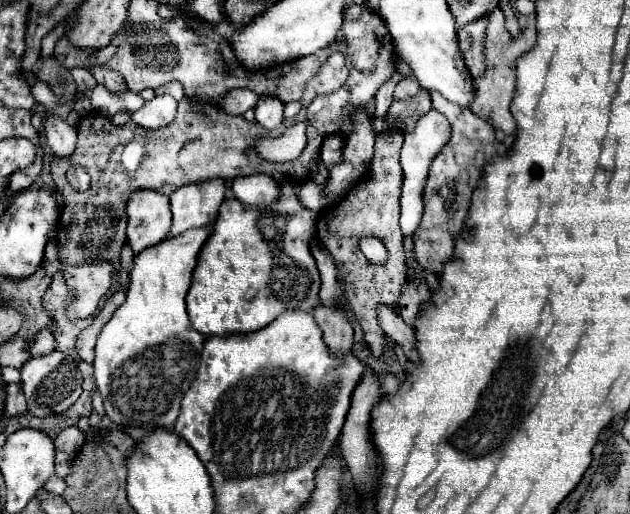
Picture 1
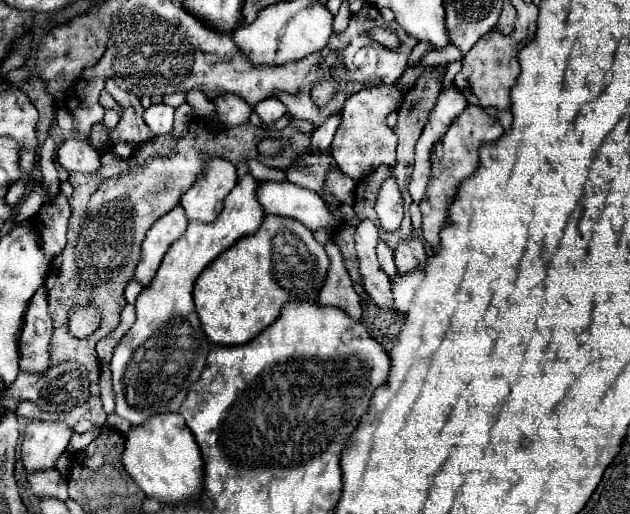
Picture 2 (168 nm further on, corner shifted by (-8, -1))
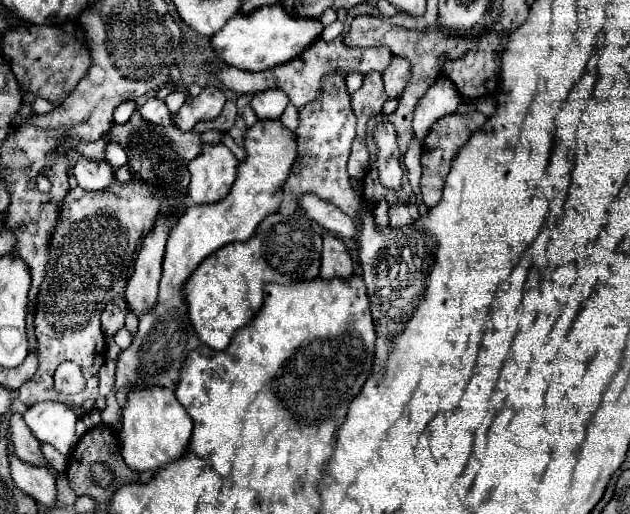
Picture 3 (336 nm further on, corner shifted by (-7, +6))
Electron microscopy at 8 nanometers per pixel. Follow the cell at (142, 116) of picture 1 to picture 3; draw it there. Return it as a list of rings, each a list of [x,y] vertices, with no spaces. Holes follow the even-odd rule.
[[[155,97],[147,99],[147,101],[141,105],[139,111],[141,111],[141,115],[143,115],[147,121],[151,121],[151,123],[155,123],[155,125],[169,127],[169,125],[173,123],[173,121],[171,121],[171,113],[169,113],[165,101],[161,101],[161,99],[155,99]]]

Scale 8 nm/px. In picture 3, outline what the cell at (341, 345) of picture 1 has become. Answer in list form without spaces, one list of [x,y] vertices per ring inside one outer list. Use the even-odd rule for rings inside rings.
[[[331,233],[323,235],[323,253],[321,253],[321,279],[343,279],[349,281],[353,277],[353,261],[345,243]]]

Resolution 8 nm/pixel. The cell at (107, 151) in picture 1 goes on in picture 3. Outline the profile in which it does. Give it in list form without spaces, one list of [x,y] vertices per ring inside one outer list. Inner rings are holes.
[[[113,179],[111,187],[105,191],[85,191],[81,187],[75,187],[67,193],[63,207],[59,211],[59,223],[51,237],[51,259],[49,259],[49,271],[45,273],[45,279],[41,283],[39,295],[37,295],[37,311],[35,311],[35,337],[39,343],[39,369],[37,373],[19,389],[19,399],[31,407],[41,401],[57,401],[57,393],[53,393],[53,371],[63,361],[73,361],[81,365],[83,375],[87,379],[87,387],[83,393],[73,397],[61,397],[63,403],[73,405],[73,411],[81,417],[95,409],[97,401],[97,373],[99,367],[105,363],[105,337],[101,331],[101,313],[109,301],[113,301],[119,295],[125,295],[125,285],[133,273],[133,261],[137,259],[139,245],[143,237],[153,229],[157,215],[161,213],[163,203],[169,199],[165,193],[167,185],[159,179],[155,181],[143,181],[143,179],[131,179],[127,183],[121,183],[119,179]]]

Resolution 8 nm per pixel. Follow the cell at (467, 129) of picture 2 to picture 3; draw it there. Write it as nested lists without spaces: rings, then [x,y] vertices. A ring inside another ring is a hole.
[[[473,111],[473,113],[451,113],[451,115],[445,115],[441,117],[433,129],[429,131],[429,135],[425,137],[423,141],[423,155],[421,155],[421,165],[423,165],[423,175],[421,175],[421,197],[423,197],[423,203],[431,209],[439,203],[441,199],[441,191],[443,191],[443,185],[445,185],[445,177],[451,169],[451,163],[453,159],[457,157],[461,145],[467,143],[467,139],[471,137],[471,133],[475,129],[481,129],[483,125],[487,123],[487,117],[479,111]]]

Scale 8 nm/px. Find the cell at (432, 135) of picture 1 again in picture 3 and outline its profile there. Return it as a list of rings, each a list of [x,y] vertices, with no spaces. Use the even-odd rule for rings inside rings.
[[[439,75],[437,81],[429,87],[429,91],[421,97],[421,101],[417,103],[415,109],[415,119],[413,119],[413,131],[415,137],[419,141],[425,139],[425,135],[429,133],[431,125],[441,119],[447,113],[457,111],[461,103],[461,95],[457,93],[453,81],[449,81],[447,77]]]

